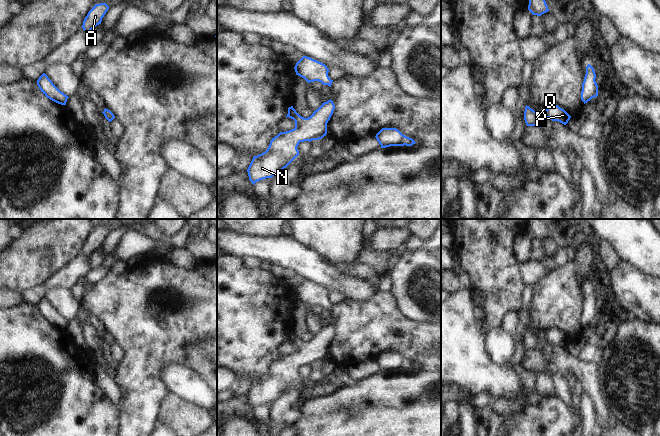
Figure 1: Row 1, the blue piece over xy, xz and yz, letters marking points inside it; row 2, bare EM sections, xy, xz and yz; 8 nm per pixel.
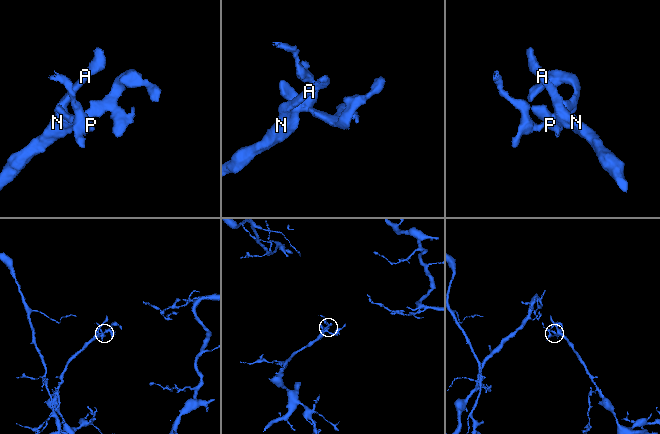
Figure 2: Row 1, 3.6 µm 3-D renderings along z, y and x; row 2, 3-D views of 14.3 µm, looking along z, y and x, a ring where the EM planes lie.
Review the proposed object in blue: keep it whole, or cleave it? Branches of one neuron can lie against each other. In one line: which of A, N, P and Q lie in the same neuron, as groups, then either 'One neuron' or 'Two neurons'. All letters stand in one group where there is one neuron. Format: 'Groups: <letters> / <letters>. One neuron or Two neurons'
Groups: A N P Q. One neuron

